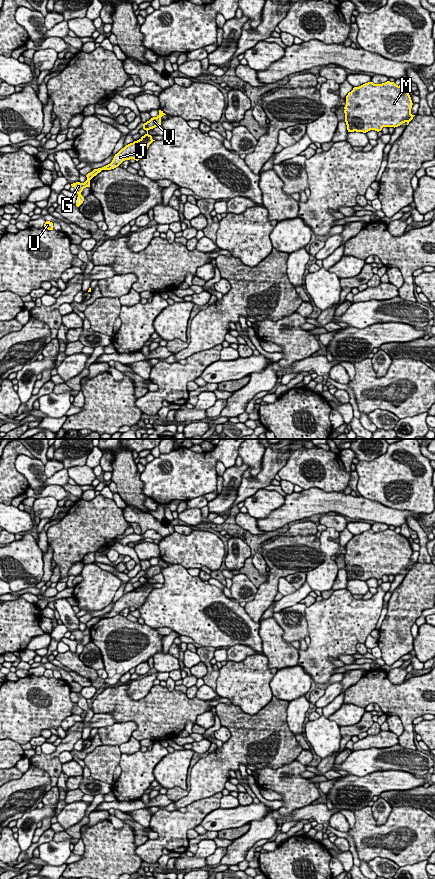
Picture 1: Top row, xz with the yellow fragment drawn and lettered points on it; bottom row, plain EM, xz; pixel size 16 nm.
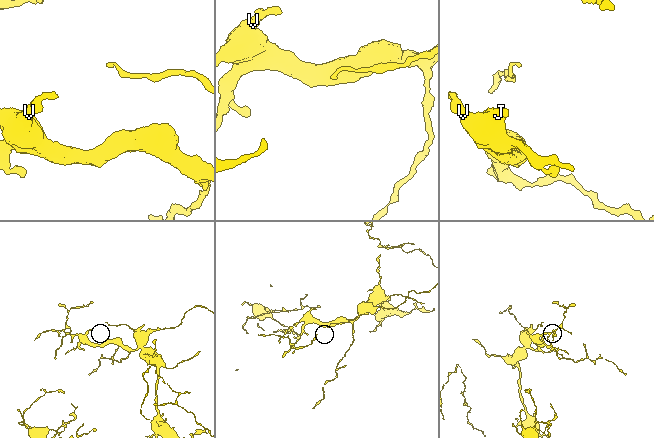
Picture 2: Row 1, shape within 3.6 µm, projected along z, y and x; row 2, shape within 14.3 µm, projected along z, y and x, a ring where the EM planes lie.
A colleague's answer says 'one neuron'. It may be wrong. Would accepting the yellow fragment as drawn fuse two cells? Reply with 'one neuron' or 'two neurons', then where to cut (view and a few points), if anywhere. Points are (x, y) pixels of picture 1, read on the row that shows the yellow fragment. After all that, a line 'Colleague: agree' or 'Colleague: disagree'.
one neuron; no cut
Colleague: agree

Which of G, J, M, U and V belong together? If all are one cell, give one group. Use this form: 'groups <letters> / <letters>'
groups G J M U V

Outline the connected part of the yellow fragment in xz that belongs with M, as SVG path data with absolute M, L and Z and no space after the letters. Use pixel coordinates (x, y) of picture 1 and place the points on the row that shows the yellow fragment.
M373 82L354 87L346 96L344 107L348 132L377 132L383 127L398 127L415 115L411 114L412 100L408 90L394 82Z

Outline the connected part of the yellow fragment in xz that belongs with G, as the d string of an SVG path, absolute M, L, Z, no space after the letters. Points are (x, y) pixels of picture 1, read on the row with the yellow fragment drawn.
M159 110L159 115L157 117L151 118L149 121L143 124L143 129L147 131L147 133L142 136L139 140L134 141L126 145L122 148L117 154L115 154L112 162L102 168L94 169L92 172L86 175L87 180L84 183L76 182L71 184L72 187L75 188L75 192L78 194L76 200L76 206L79 207L83 201L84 197L81 195L81 192L84 188L90 187L90 180L100 173L102 170L111 170L118 167L123 161L134 159L138 161L142 158L148 149L149 145L155 141L152 139L152 136L148 134L150 129L153 129L159 125L161 125L161 117L166 115L163 111Z

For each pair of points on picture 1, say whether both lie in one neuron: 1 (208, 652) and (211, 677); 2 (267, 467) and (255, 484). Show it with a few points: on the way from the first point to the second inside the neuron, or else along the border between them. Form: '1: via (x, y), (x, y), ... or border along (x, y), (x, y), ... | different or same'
1: via (208, 658), (210, 671) | same
2: via (267, 471), (259, 480) | same

